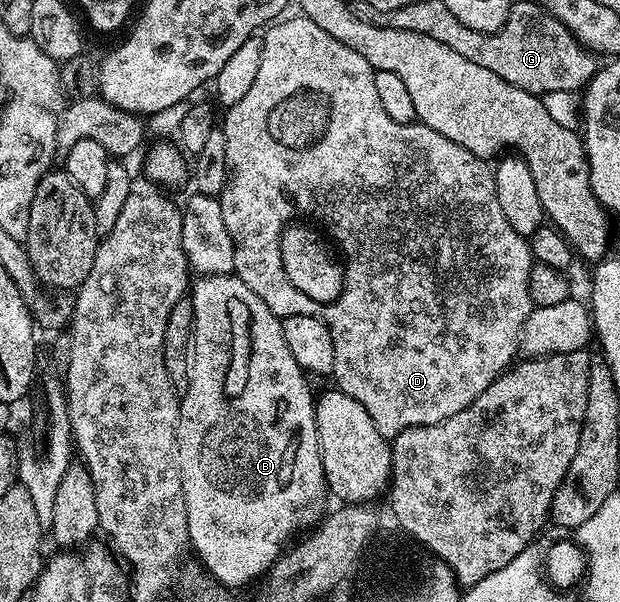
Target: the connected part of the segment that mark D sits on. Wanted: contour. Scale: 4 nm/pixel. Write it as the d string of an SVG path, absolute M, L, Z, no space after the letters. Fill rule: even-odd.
M303 16L295 17L285 17L283 20L277 20L263 31L264 47L262 48L262 64L258 64L258 77L254 79L254 84L250 84L250 92L246 92L246 96L242 96L242 100L238 100L238 104L227 107L225 114L228 115L225 118L223 115L222 118L222 129L226 140L228 179L224 185L224 191L218 197L222 208L222 220L226 223L226 232L230 232L230 240L234 244L234 274L235 277L242 280L242 284L246 284L246 288L250 288L250 292L254 292L254 296L258 296L258 300L262 300L262 304L266 304L266 308L270 308L270 312L274 312L276 318L283 320L290 316L305 314L324 321L326 328L330 328L330 336L334 340L334 368L331 377L336 378L336 382L334 382L335 389L346 392L346 396L358 400L358 404L362 404L362 408L366 408L366 412L370 412L370 420L374 420L378 432L382 432L384 438L391 440L398 437L402 430L411 426L438 424L446 421L450 416L462 412L471 402L478 400L478 396L482 396L482 392L486 392L486 388L490 388L490 384L494 379L500 377L513 365L514 359L517 357L515 354L518 354L520 333L524 330L524 321L530 316L530 312L534 308L530 300L530 288L528 287L530 268L534 261L532 248L529 239L523 238L518 232L514 232L514 228L510 228L506 216L502 216L502 208L498 205L498 196L496 195L496 176L493 167L485 159L474 156L474 152L462 148L462 144L454 144L454 140L446 140L446 136L442 136L442 132L434 132L434 128L429 126L423 124L413 124L411 126L394 124L394 120L390 120L390 116L386 116L382 103L378 101L378 92L374 89L376 71L372 69L372 65L362 56L358 56L358 52L354 52L354 48L346 48L346 44L334 40L334 36L330 36L330 32L322 32L322 28L318 28L318 24L314 24L314 20ZM295 214L313 214L314 217L321 218L328 225L329 232L340 241L340 246L344 249L345 256L348 257L348 262L343 263L344 291L334 302L322 303L318 300L310 300L310 296L306 296L298 288L294 288L290 276L286 276L286 268L282 264L282 256L280 255L280 236L284 233L285 226L295 219L292 218Z

